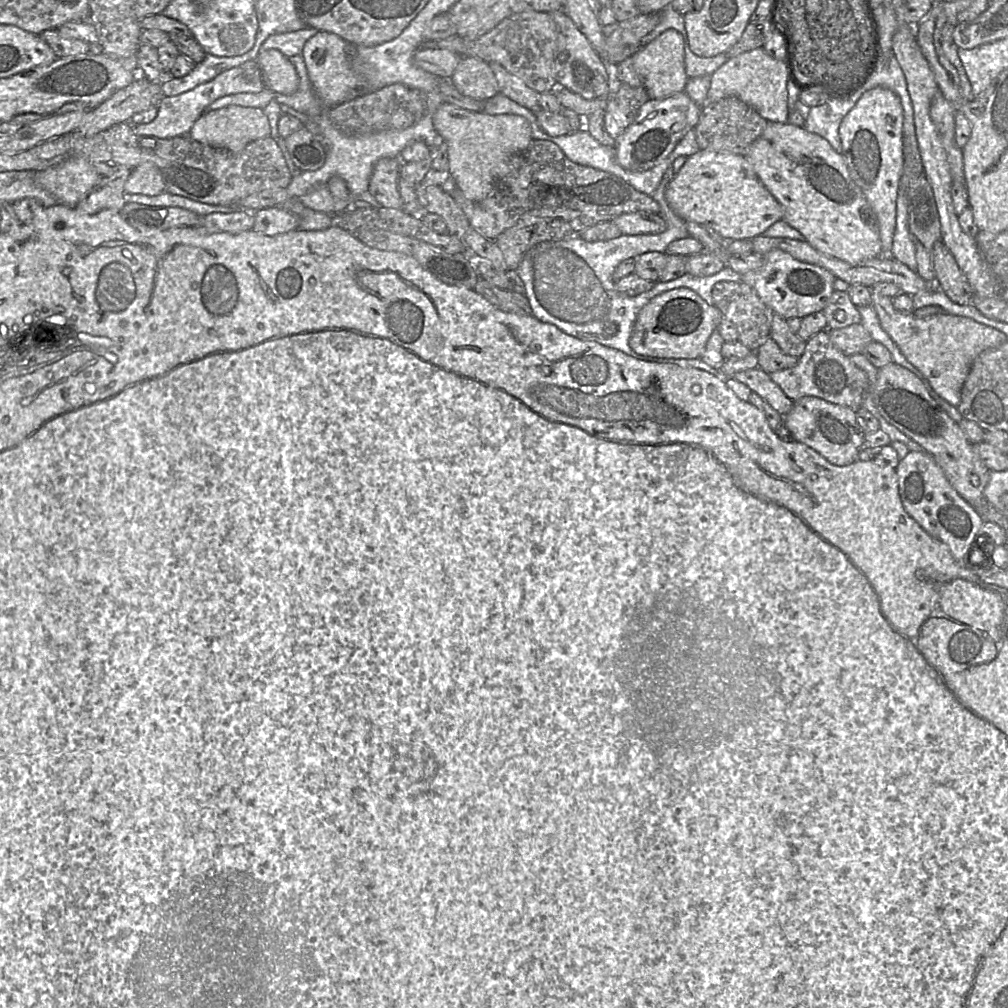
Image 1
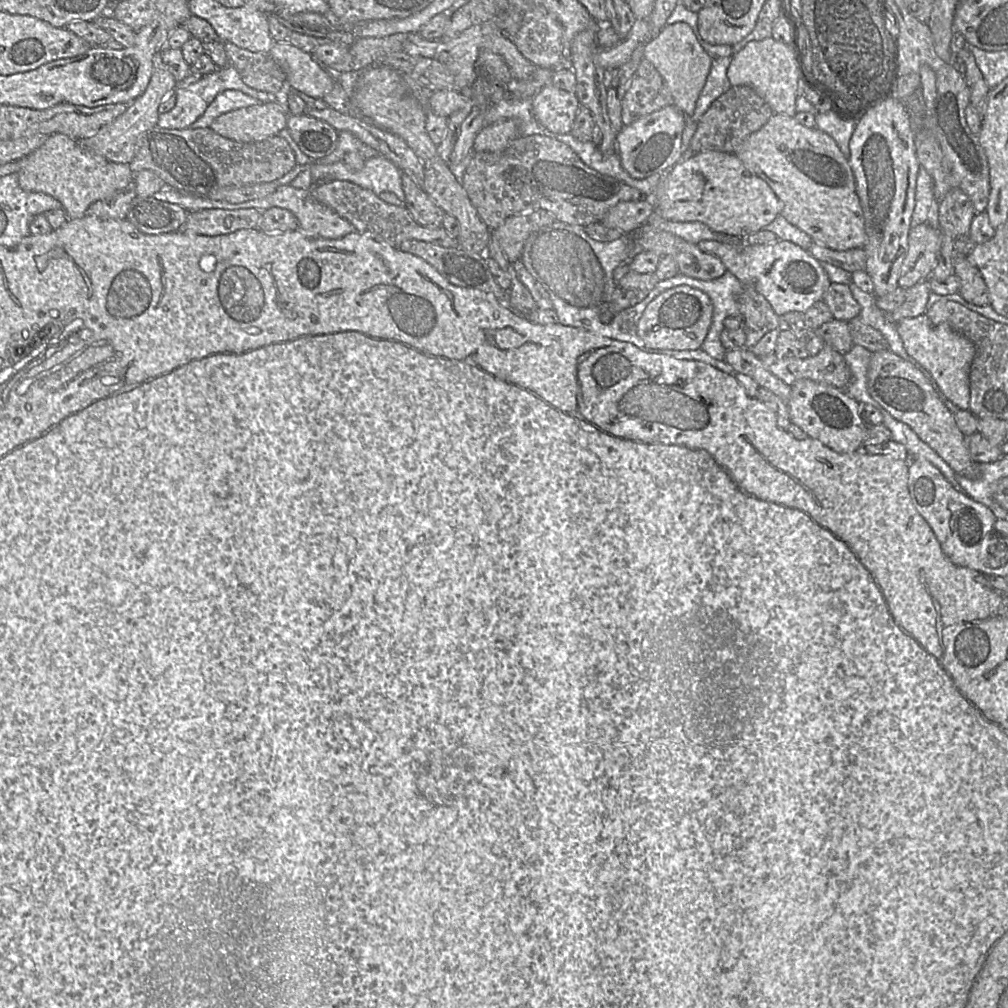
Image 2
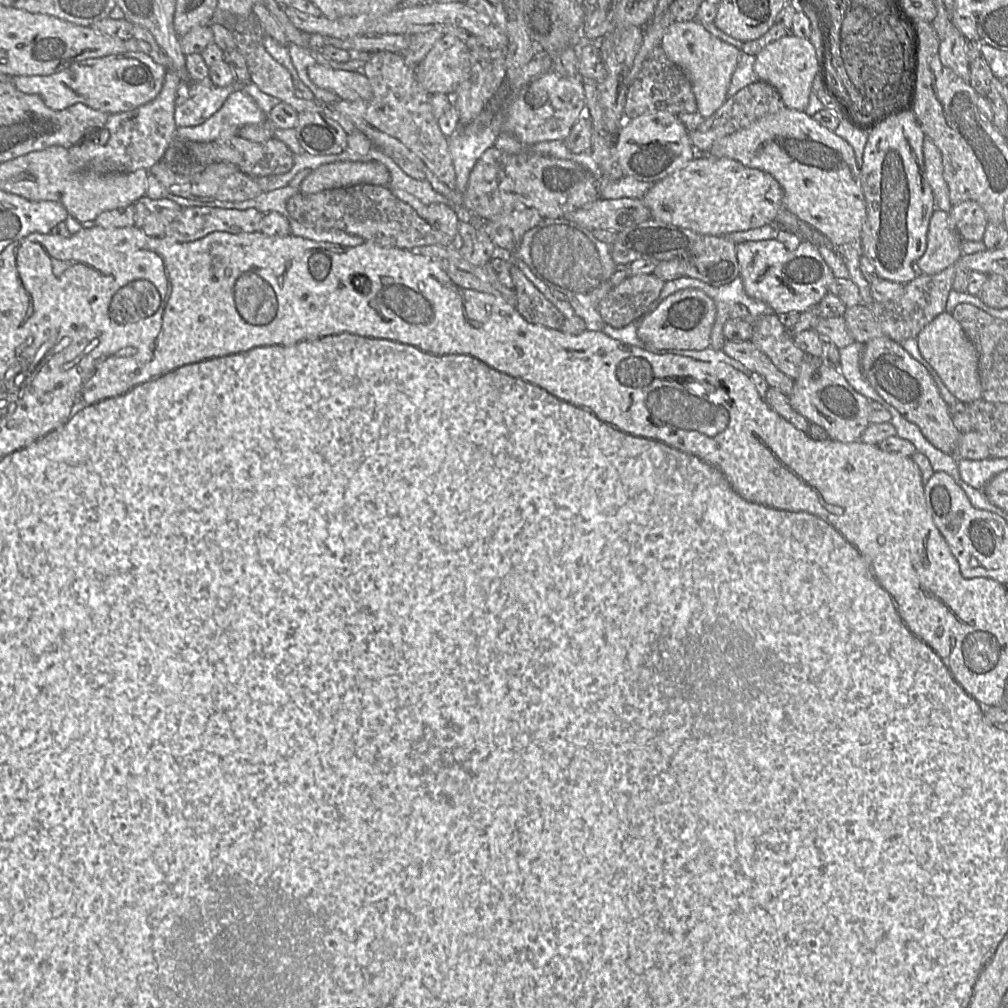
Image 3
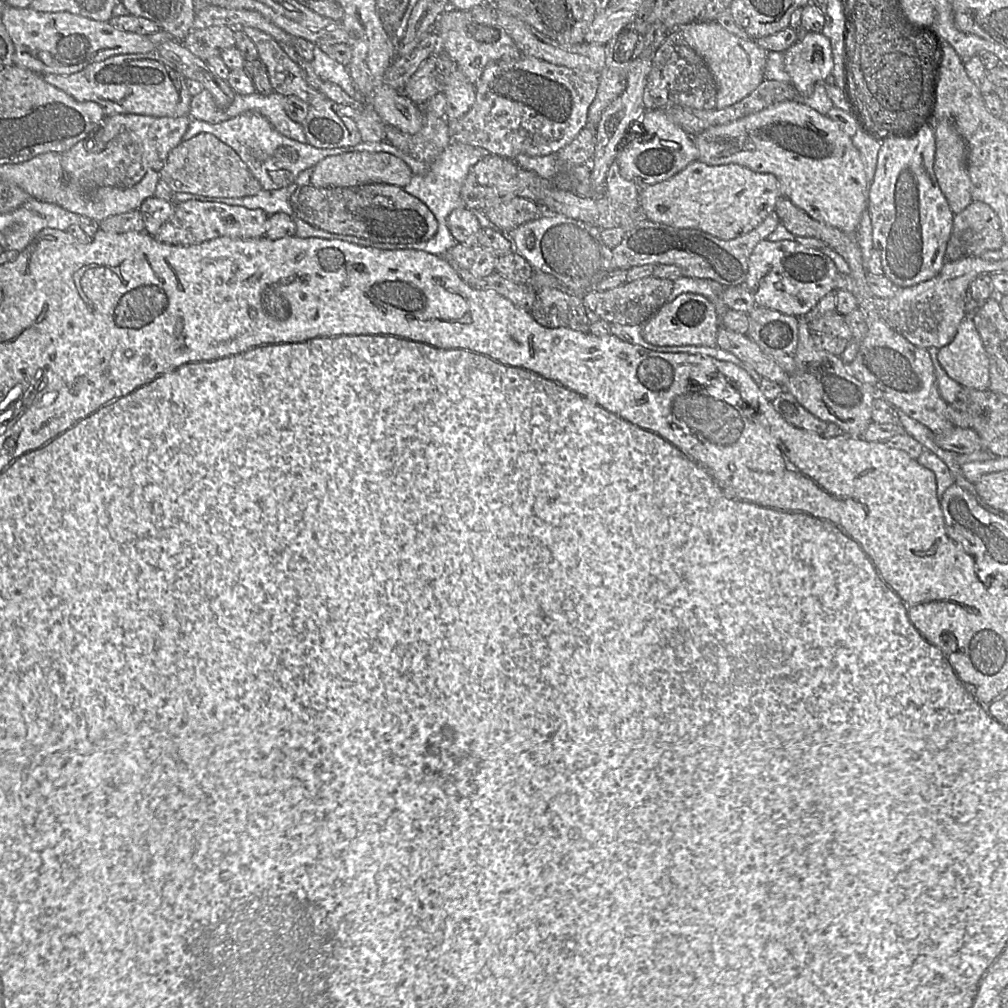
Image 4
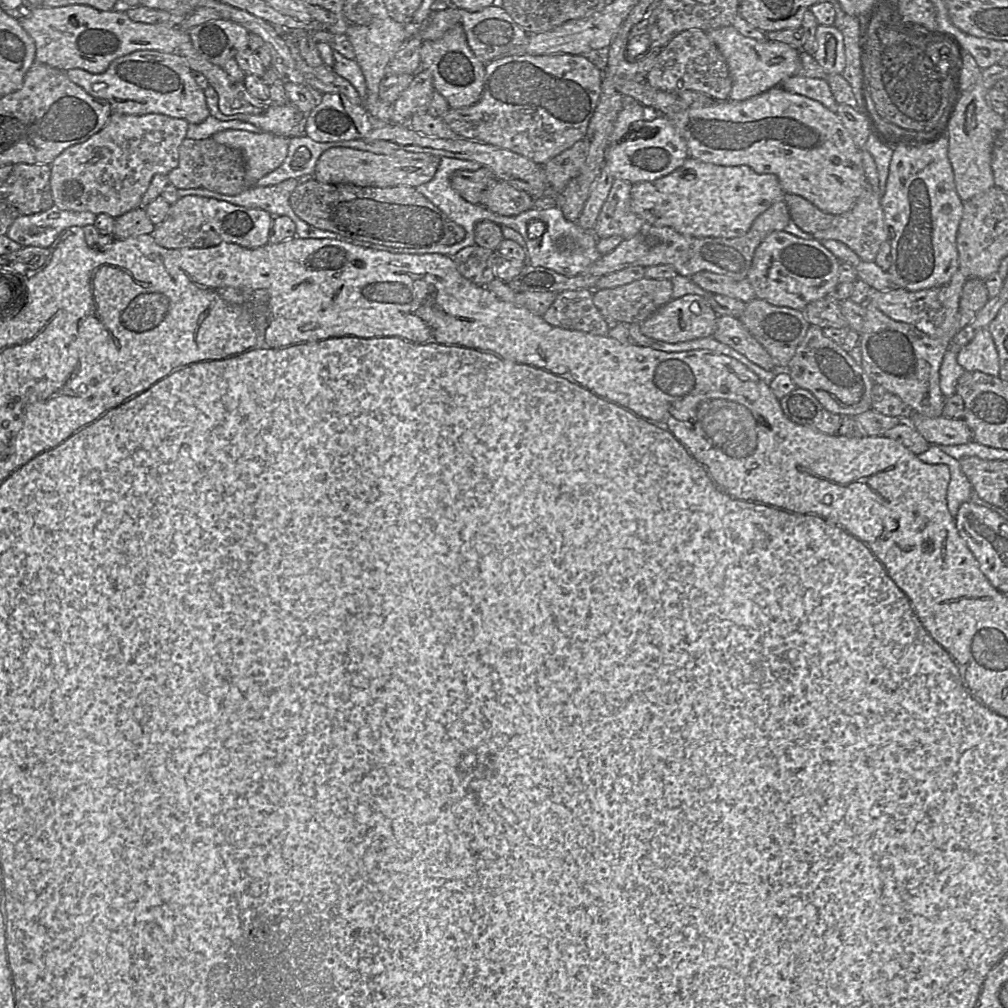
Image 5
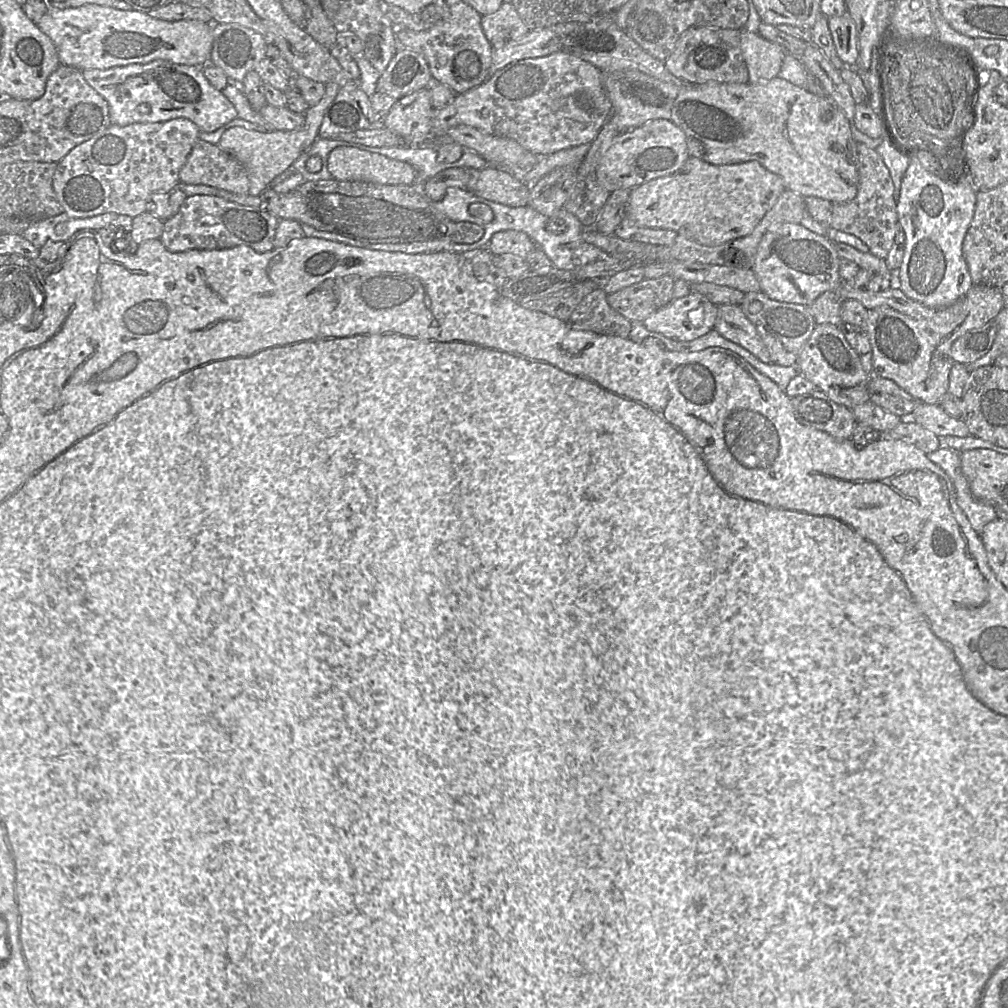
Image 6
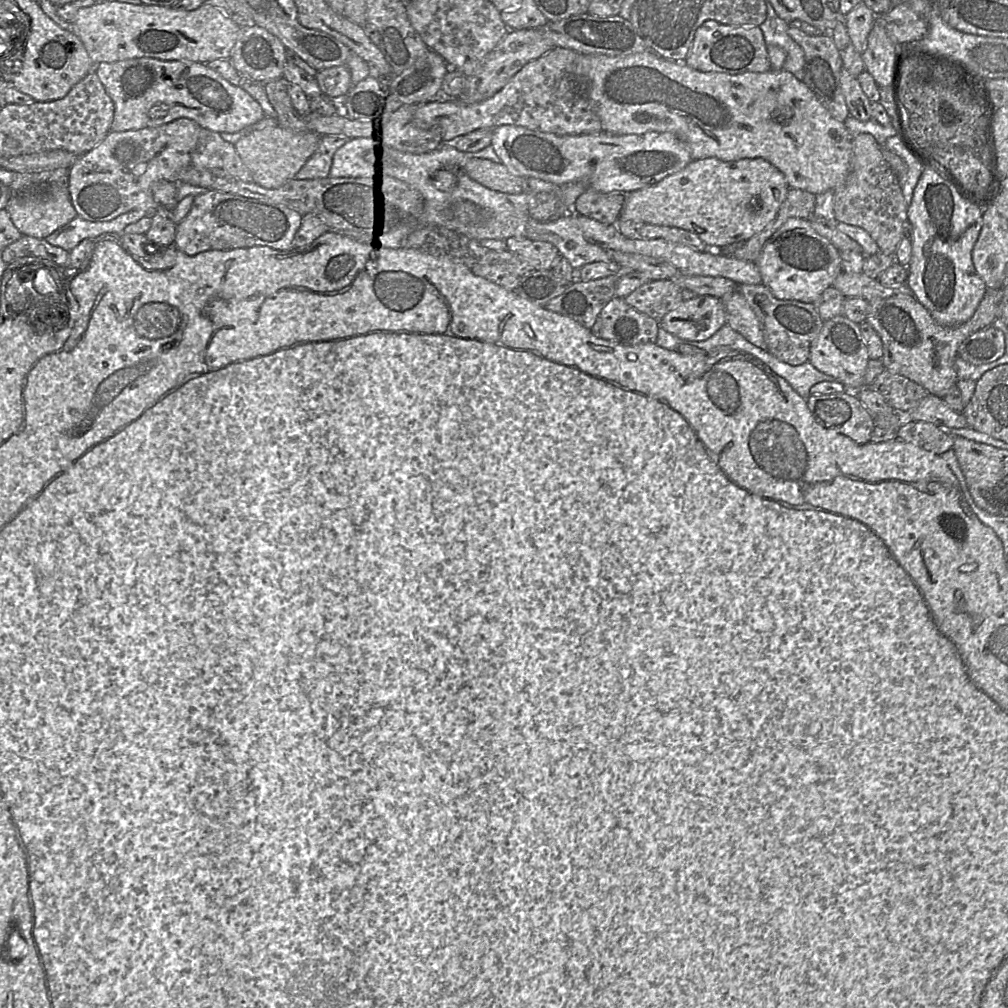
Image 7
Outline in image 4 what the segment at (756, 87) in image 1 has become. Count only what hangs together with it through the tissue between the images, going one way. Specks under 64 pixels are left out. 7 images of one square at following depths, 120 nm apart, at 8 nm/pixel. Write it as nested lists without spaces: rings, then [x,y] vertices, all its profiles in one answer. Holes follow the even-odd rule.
[[[802,31],[799,39],[783,55],[790,83],[801,96],[810,96],[817,84],[831,78],[834,69],[832,46],[822,32]]]

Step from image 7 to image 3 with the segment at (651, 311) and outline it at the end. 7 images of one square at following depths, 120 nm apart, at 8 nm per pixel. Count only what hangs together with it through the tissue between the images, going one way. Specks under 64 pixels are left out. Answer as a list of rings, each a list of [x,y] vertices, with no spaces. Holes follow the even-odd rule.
[[[654,274],[628,276],[613,287],[598,306],[598,312],[605,324],[620,329],[639,320],[648,313],[648,307],[660,295],[665,281]]]

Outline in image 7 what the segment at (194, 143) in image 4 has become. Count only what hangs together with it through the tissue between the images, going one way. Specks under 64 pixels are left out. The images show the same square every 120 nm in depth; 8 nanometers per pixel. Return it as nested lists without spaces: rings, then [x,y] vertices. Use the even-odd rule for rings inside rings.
[[[201,130],[191,153],[190,165],[197,169],[221,170],[243,182],[252,181],[252,175],[234,145],[223,140],[219,133],[213,131]]]

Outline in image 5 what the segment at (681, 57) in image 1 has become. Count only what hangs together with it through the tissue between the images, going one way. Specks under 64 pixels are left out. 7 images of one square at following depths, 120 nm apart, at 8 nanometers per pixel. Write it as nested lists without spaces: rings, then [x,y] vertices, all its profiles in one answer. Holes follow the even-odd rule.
[[[733,26],[707,31],[709,39],[723,55],[732,79],[729,99],[743,101],[757,96],[799,73],[800,51],[782,42],[757,41],[741,35]]]

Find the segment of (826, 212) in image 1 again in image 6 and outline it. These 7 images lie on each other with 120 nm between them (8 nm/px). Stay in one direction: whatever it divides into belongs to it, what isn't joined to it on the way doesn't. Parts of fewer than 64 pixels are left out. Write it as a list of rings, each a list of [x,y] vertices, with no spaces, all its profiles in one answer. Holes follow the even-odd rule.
[[[627,70],[604,74],[603,82],[612,104],[611,123],[618,133],[630,131],[653,120],[669,120],[686,135],[690,157],[713,165],[756,161],[780,176],[785,189],[802,197],[817,197],[832,204],[850,202],[857,194],[857,143],[852,137],[851,121],[829,95],[816,96],[780,77],[756,84],[707,82],[674,85],[638,70]]]

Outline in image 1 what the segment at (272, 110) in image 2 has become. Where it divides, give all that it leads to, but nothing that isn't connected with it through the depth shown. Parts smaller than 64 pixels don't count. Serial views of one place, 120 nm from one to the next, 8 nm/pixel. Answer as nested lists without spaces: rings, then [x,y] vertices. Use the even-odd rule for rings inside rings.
[[[228,105],[202,114],[194,123],[188,135],[193,140],[205,145],[240,152],[248,143],[267,137],[270,132],[270,124],[263,109]]]

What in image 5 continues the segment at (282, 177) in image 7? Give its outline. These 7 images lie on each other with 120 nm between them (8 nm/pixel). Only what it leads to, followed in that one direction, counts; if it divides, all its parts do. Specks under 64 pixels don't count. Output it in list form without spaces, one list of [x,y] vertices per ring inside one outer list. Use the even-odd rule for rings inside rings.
[[[224,130],[211,136],[217,143],[240,151],[245,162],[245,179],[250,187],[277,169],[286,159],[290,138],[269,132]]]

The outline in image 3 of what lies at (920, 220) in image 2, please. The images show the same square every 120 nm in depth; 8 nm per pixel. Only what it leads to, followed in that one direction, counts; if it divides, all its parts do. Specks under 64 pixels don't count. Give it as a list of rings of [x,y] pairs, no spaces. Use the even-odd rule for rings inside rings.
[[[930,138],[923,143],[925,174],[934,194],[936,209],[949,213],[953,205],[949,198],[949,188],[943,177],[943,160],[940,150]]]

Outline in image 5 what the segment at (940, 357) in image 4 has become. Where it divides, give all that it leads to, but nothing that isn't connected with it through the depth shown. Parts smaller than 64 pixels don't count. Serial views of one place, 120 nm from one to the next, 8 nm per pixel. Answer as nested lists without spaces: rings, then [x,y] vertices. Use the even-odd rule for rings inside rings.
[[[987,329],[975,337],[957,353],[957,362],[966,372],[979,371],[991,376],[999,375],[999,357],[994,340]]]

